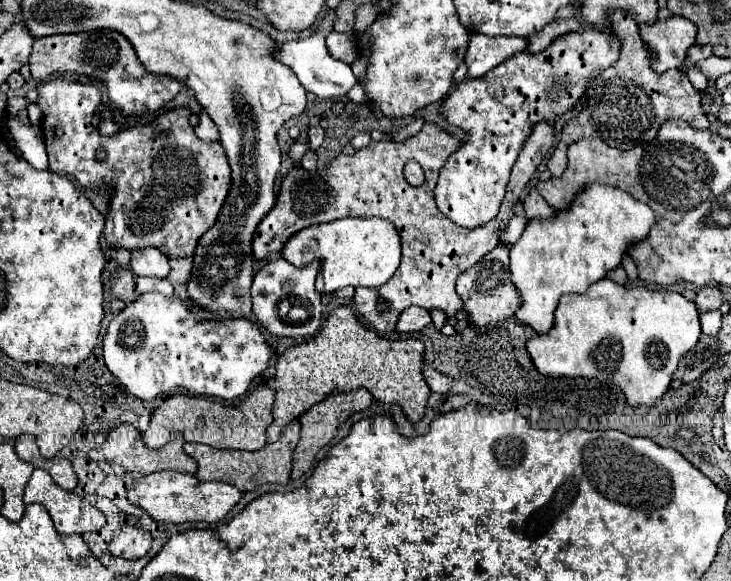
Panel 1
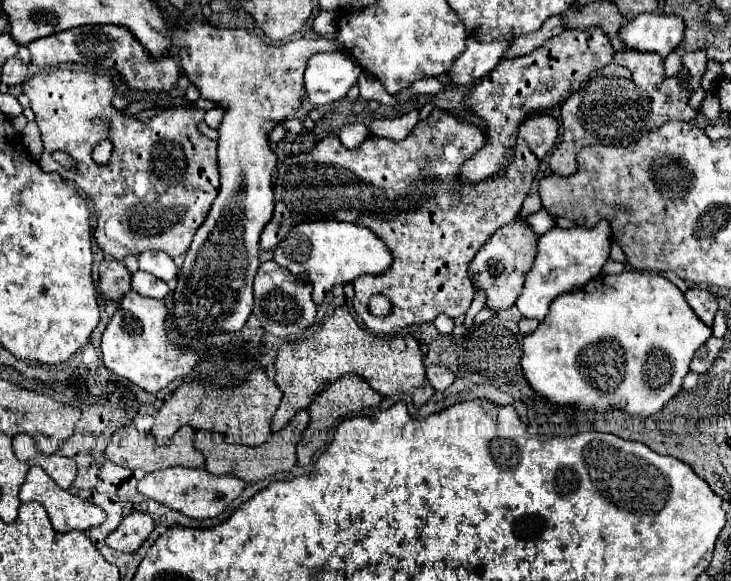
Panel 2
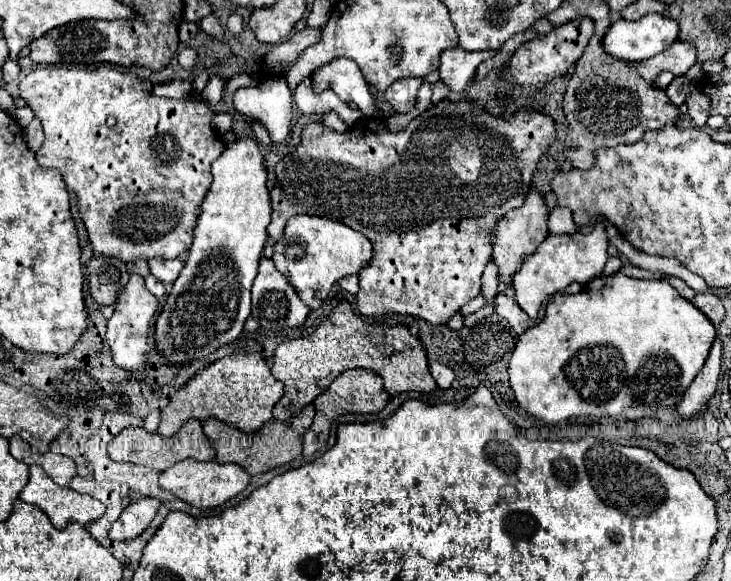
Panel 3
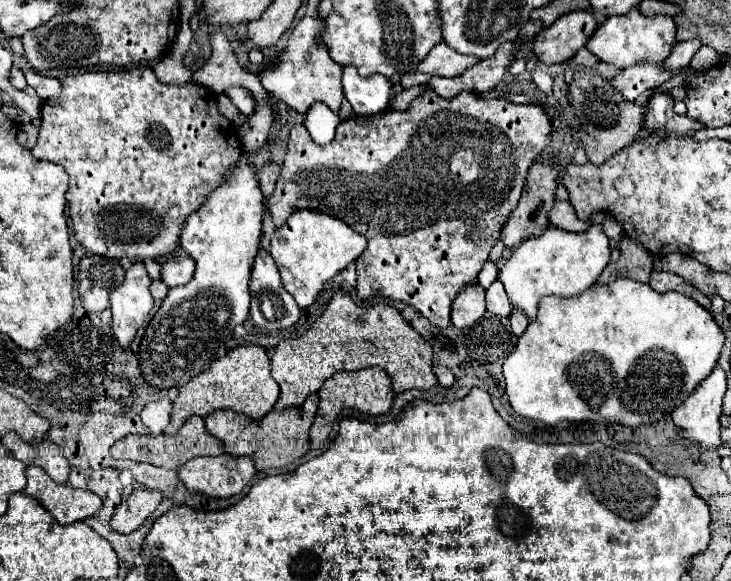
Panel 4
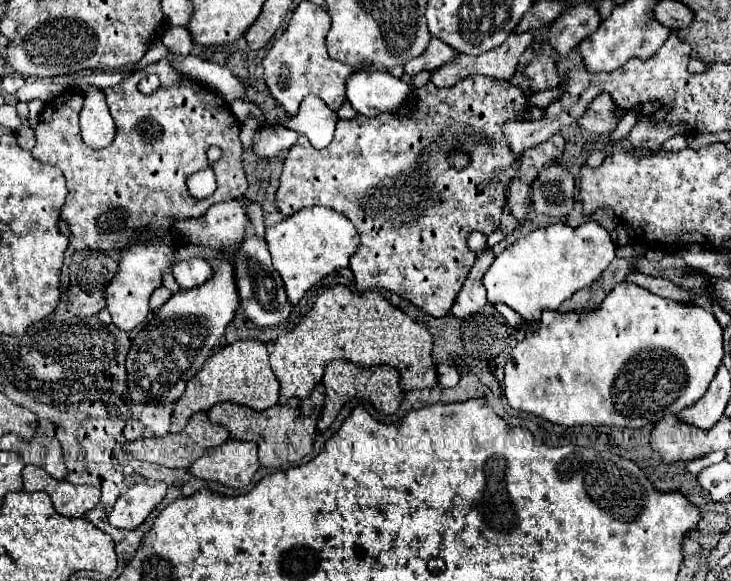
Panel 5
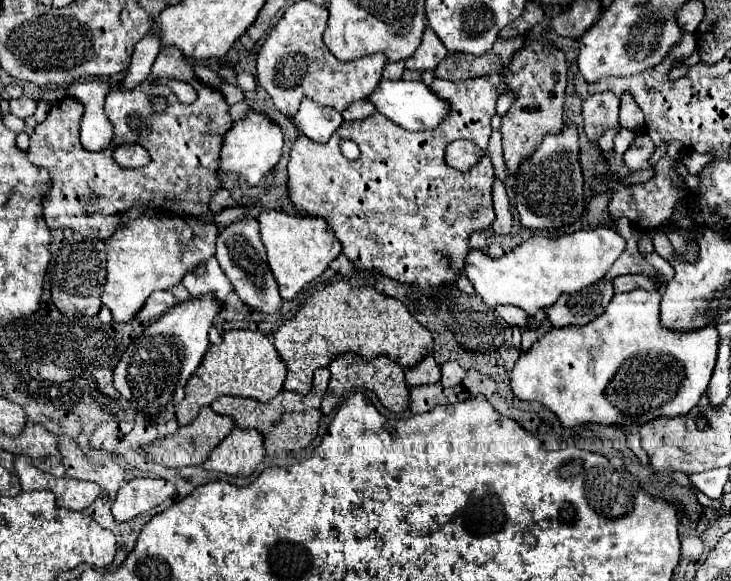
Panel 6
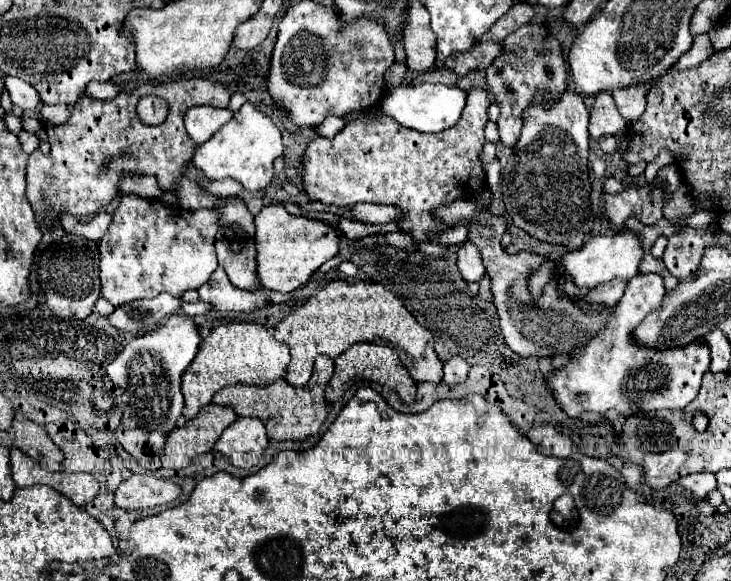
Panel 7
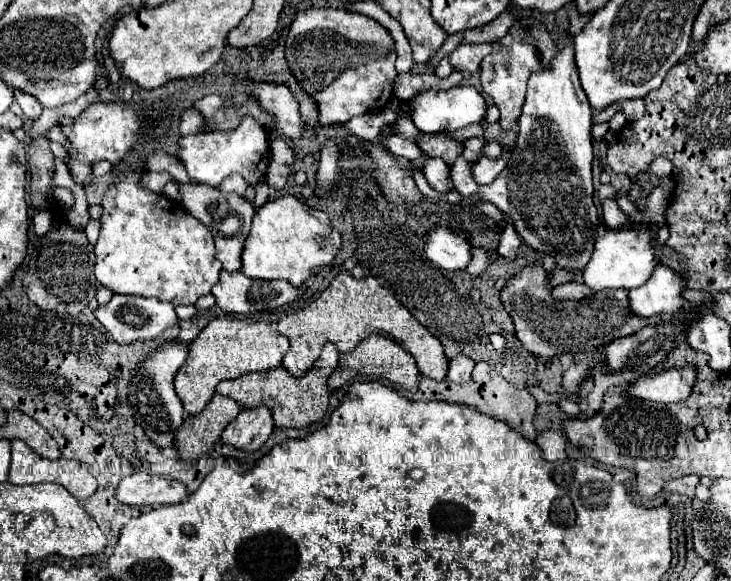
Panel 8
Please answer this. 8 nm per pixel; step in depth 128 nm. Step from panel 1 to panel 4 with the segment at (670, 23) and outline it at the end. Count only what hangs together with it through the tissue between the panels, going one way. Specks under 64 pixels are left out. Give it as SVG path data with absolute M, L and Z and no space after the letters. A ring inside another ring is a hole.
M632 8L628 14L610 16L602 26L598 26L596 34L588 40L586 48L600 58L604 64L616 64L620 68L628 68L636 62L656 62L662 64L676 42L676 24L670 16L642 16L638 8Z

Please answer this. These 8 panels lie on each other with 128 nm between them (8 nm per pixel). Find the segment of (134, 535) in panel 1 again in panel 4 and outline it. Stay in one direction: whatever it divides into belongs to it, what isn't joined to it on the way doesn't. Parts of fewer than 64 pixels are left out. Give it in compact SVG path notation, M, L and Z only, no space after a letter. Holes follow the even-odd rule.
M136 490L118 506L118 512L110 520L110 526L120 534L130 534L144 524L144 520L158 508L160 502L162 494L158 490Z

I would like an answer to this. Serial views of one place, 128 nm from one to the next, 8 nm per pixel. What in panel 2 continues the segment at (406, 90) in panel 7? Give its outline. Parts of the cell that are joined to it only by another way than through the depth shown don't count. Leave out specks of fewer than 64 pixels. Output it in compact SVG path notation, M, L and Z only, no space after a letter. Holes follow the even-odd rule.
M314 54L306 62L304 88L312 106L342 100L362 72L360 64L348 54Z

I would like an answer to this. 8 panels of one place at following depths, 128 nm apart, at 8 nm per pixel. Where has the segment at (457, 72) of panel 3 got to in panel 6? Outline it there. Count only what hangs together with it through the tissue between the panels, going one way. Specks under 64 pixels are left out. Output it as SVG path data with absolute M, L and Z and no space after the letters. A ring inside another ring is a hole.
M426 28L424 36L422 36L422 44L420 48L406 60L406 68L408 70L434 70L434 66L448 54L446 46L440 42L440 38L436 38L436 34L432 34L430 28Z

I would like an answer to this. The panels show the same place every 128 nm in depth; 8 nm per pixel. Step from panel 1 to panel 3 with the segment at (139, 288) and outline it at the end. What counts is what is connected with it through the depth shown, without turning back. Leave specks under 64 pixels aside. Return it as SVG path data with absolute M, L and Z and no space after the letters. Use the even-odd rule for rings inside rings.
M146 274L146 276L144 276L144 284L146 284L146 288L148 288L156 298L162 298L162 296L166 294L164 284L162 284L160 280L156 280L152 274Z

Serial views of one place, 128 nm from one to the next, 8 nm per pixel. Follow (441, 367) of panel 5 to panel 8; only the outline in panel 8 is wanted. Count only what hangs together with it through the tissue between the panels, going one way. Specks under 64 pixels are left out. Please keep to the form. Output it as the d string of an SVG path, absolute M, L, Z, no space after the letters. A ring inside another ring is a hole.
M456 356L450 360L450 366L448 366L448 380L452 382L468 382L470 374L472 374L472 368L474 368L474 362L468 358L468 356Z

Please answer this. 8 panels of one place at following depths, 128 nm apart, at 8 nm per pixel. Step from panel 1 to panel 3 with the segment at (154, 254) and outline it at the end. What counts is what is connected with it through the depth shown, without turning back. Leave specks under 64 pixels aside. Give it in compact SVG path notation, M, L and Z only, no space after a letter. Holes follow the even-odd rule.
M152 258L152 260L148 260L148 268L150 268L150 274L156 276L160 282L172 284L178 278L180 270L184 268L184 262L180 258L176 258L176 260Z

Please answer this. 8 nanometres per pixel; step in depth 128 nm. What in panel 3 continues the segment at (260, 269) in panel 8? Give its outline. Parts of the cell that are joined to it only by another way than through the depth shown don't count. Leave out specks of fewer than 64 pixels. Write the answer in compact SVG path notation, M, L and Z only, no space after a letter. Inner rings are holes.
M300 214L288 220L284 236L274 244L272 260L276 264L276 270L284 274L286 280L296 288L302 302L308 308L318 310L330 288L340 278L358 274L372 260L372 244L364 234L336 220Z

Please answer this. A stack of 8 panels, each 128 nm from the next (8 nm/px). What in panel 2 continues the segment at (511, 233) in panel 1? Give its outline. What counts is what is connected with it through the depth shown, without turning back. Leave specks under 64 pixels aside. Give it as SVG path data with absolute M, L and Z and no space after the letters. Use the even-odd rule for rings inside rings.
M542 208L542 210L526 216L526 224L530 226L530 230L532 230L536 236L542 236L546 230L554 228L554 218Z

